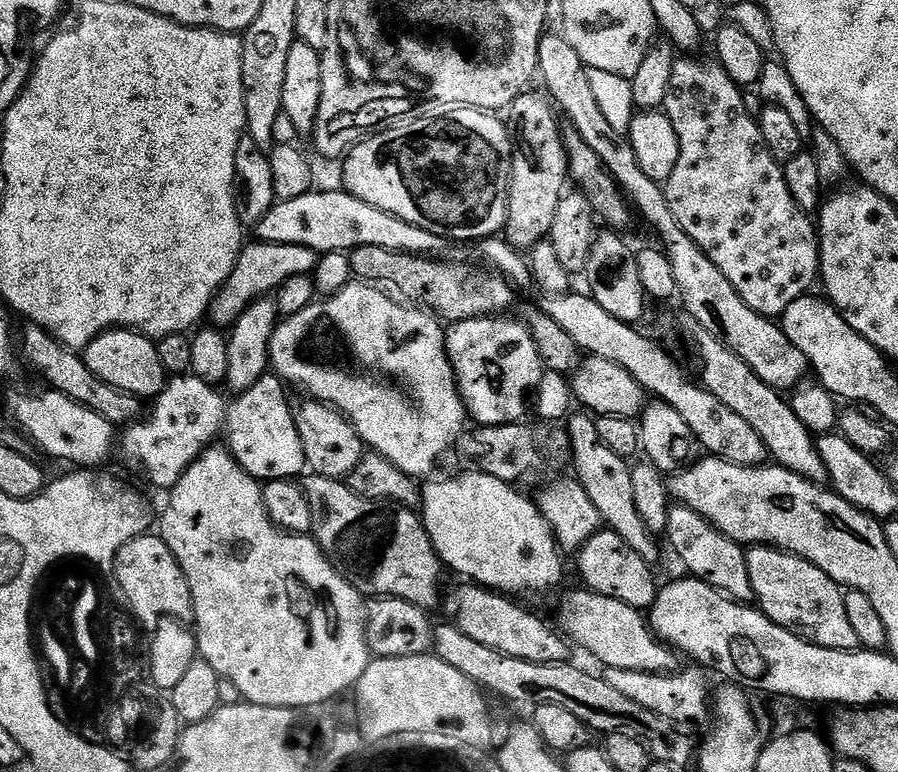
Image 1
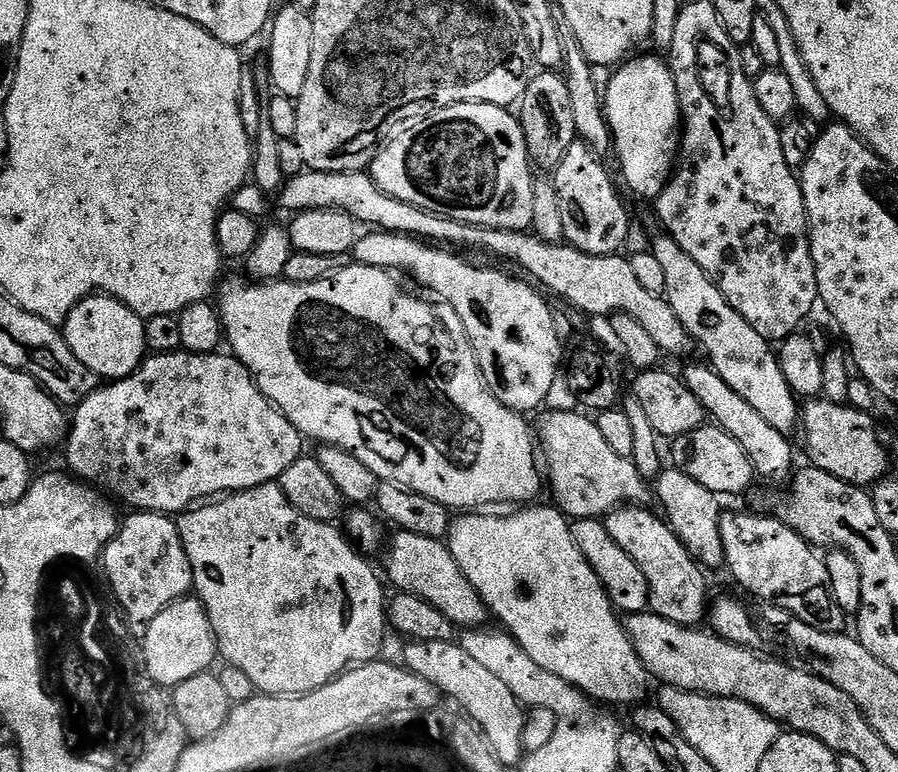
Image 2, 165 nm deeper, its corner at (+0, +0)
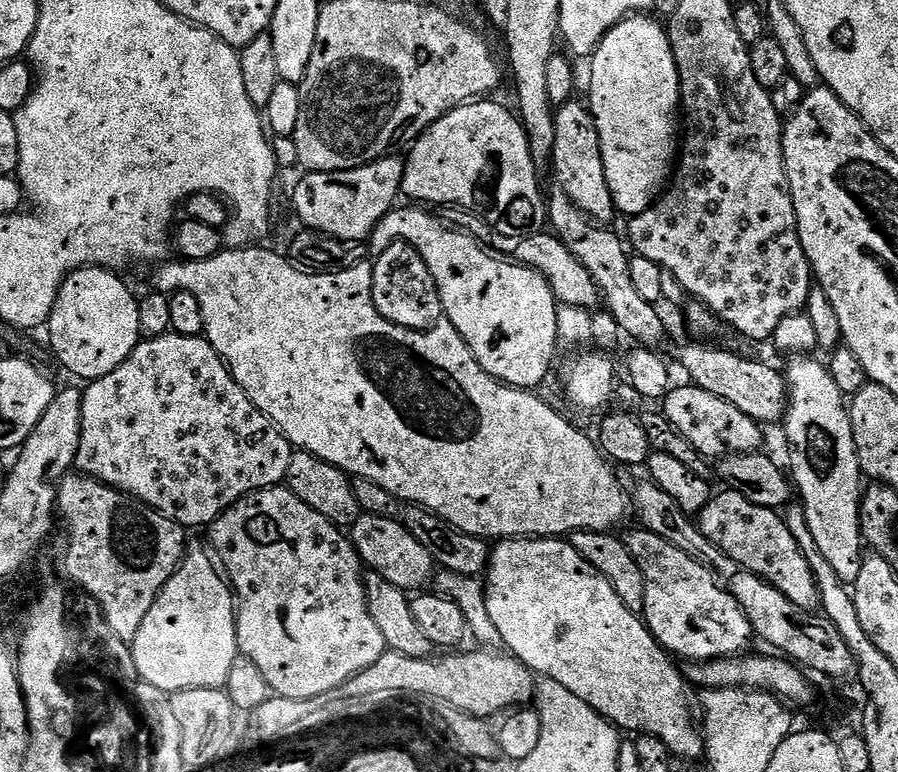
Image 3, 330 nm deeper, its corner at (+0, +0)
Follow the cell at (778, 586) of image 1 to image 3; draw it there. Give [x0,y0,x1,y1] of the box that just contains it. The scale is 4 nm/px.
[698,490,821,613]

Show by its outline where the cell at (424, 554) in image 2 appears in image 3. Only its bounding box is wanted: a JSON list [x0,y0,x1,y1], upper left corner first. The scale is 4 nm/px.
[350,514,433,593]

